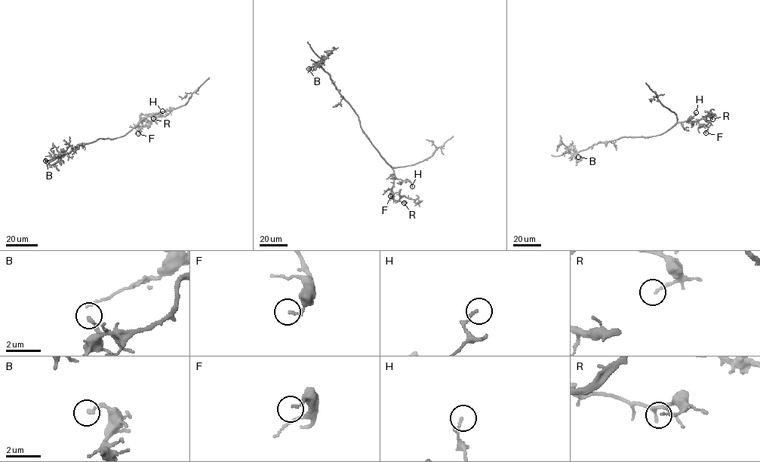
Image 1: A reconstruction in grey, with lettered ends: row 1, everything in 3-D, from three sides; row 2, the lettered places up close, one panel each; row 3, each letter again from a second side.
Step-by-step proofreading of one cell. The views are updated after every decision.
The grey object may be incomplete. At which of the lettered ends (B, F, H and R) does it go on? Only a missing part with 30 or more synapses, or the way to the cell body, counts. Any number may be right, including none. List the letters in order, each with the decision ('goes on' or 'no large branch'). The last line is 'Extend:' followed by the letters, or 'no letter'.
B: no large branch
F: no large branch
H: no large branch
R: no large branch
Extend: no letter

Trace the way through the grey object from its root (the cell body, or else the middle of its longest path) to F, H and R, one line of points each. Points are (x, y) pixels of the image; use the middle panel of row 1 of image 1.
F: (368, 138), (393, 170), (395, 178), (390, 189), (390, 196)
H: (368, 138), (392, 168), (395, 176), (402, 180), (407, 179), (412, 186)
R: (368, 138), (393, 170), (393, 199), (404, 203)

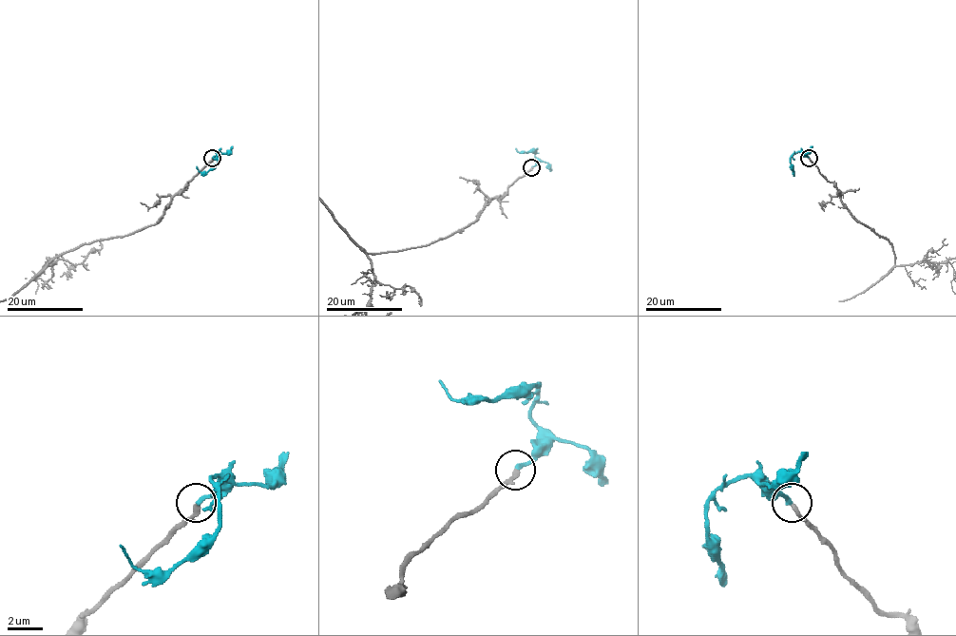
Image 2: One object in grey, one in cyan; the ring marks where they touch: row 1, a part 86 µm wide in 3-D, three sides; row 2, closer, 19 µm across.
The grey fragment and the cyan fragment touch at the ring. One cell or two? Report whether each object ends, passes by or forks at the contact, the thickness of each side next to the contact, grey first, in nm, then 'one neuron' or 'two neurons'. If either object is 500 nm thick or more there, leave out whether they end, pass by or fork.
grey ends | cyan ends | 280/240 nm | one neuron

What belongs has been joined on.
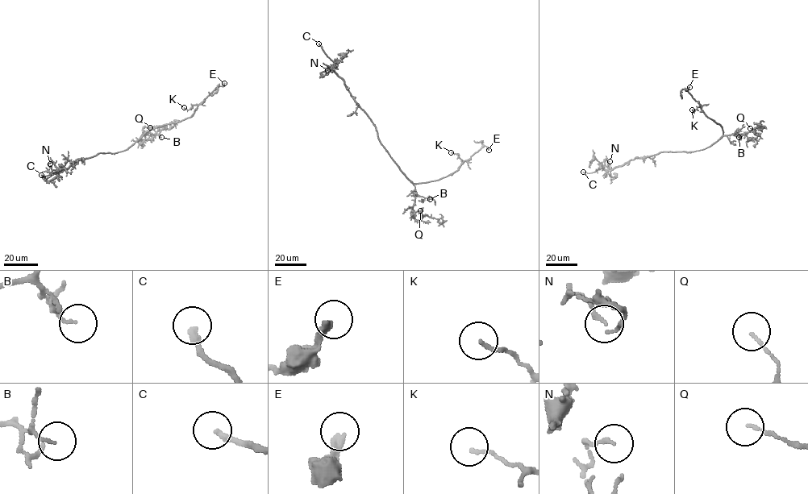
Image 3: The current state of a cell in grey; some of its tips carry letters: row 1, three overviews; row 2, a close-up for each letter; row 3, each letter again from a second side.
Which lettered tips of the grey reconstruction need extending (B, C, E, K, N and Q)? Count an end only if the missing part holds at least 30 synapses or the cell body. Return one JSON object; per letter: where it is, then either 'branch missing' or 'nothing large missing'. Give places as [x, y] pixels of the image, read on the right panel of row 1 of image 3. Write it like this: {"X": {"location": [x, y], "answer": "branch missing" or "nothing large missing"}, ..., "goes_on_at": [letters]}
{"B": {"location": [739, 137], "answer": "nothing large missing"}, "C": {"location": [583, 172], "answer": "branch missing"}, "E": {"location": [689, 87], "answer": "nothing large missing"}, "K": {"location": [692, 110], "answer": "nothing large missing"}, "N": {"location": [610, 161], "answer": "nothing large missing"}, "Q": {"location": [750, 128], "answer": "nothing large missing"}, "goes_on_at": ["C"]}

